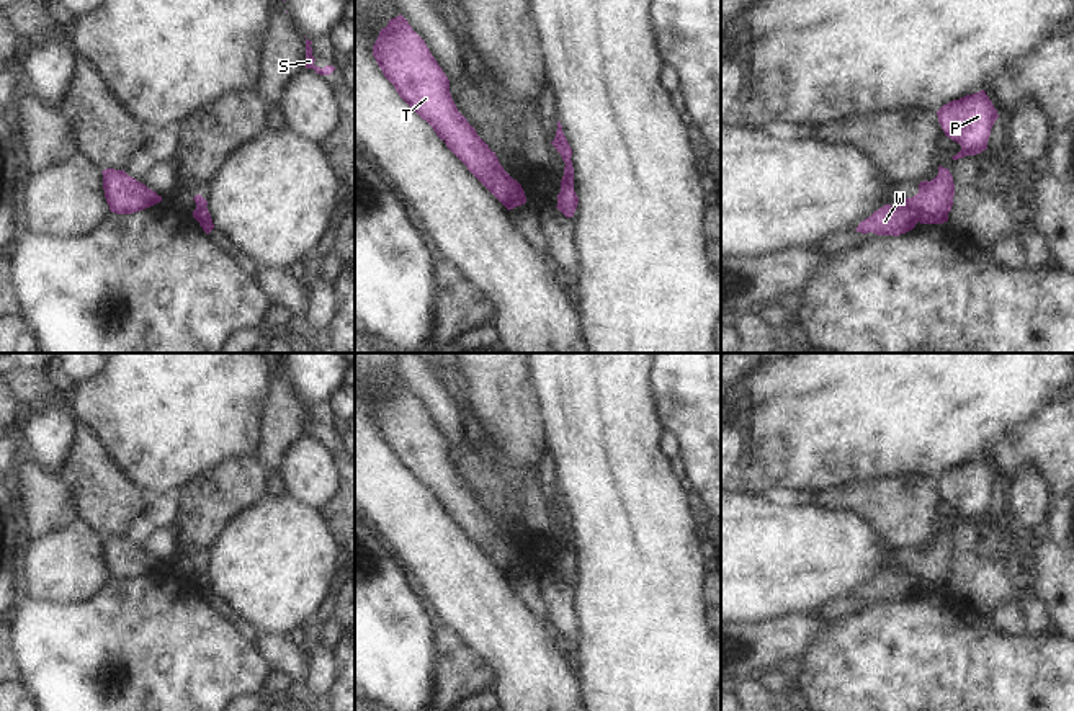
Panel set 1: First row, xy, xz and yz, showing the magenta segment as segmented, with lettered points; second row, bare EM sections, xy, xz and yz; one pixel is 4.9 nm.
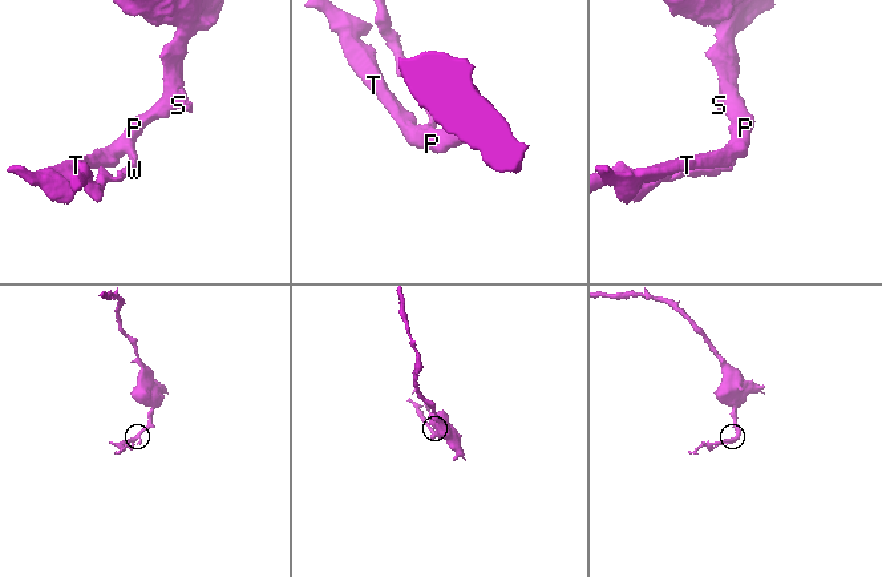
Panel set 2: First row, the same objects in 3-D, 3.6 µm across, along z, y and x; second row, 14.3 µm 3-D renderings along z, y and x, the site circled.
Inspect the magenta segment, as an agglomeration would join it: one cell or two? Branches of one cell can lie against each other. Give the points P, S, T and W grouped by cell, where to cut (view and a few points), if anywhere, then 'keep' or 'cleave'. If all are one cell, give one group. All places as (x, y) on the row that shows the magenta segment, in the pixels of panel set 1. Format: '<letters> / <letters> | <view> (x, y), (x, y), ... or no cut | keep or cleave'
P S T / W | yz (903, 205), (917, 213), (917, 221) | cleave

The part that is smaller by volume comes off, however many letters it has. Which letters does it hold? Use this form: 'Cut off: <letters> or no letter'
Cut off: W

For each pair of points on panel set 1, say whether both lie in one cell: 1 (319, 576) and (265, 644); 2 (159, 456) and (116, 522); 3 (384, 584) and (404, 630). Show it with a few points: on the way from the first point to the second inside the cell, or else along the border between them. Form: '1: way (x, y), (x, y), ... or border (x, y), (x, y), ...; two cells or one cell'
1: border (259, 631), (286, 636); two cells
2: border (111, 460), (141, 489), (147, 502); two cells
3: way (384, 595), (384, 610), (393, 618); one cell

